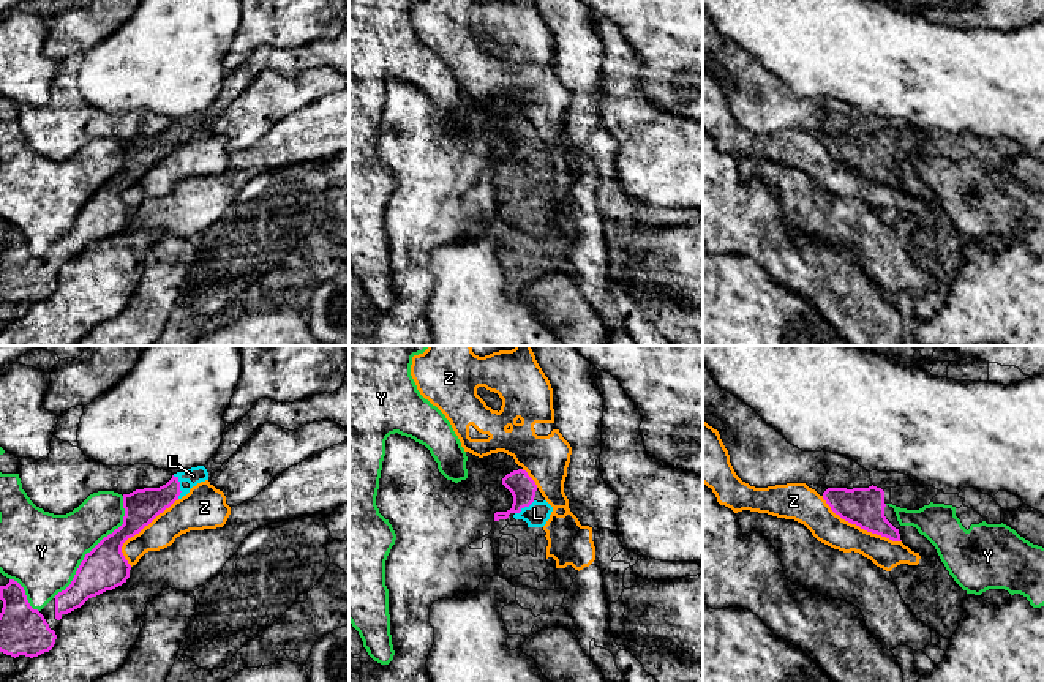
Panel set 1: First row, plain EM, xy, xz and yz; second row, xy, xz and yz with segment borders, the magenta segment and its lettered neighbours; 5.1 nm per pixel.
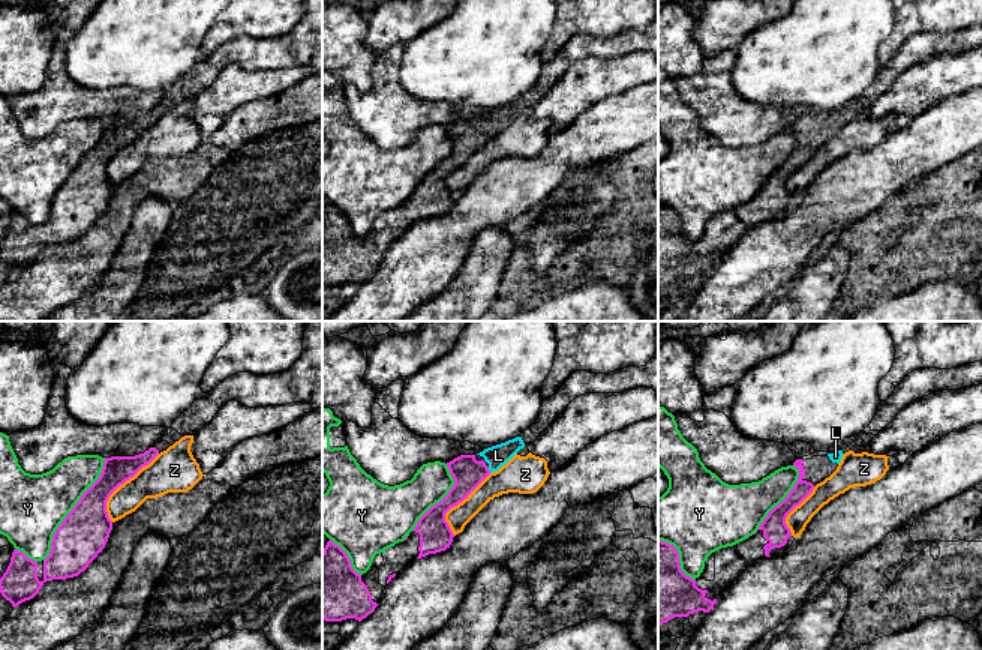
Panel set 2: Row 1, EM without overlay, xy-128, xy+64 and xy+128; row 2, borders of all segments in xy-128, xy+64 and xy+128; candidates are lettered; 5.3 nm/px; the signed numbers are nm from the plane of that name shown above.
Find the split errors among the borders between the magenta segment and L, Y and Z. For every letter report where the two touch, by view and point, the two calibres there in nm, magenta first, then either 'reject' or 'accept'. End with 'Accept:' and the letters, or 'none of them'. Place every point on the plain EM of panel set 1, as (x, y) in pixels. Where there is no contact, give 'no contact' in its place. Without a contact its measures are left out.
L: contact xy (179, 133); calibres 180 and 90 nm; accept
Y: contact xy (95, 193); calibres 220 and 380 nm; reject
Z: contact yz (859, 172); calibres 200 and 160 nm; reject
Accept: L

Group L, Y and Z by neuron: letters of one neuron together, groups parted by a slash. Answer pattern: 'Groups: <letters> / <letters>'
Groups: L / Y / Z

